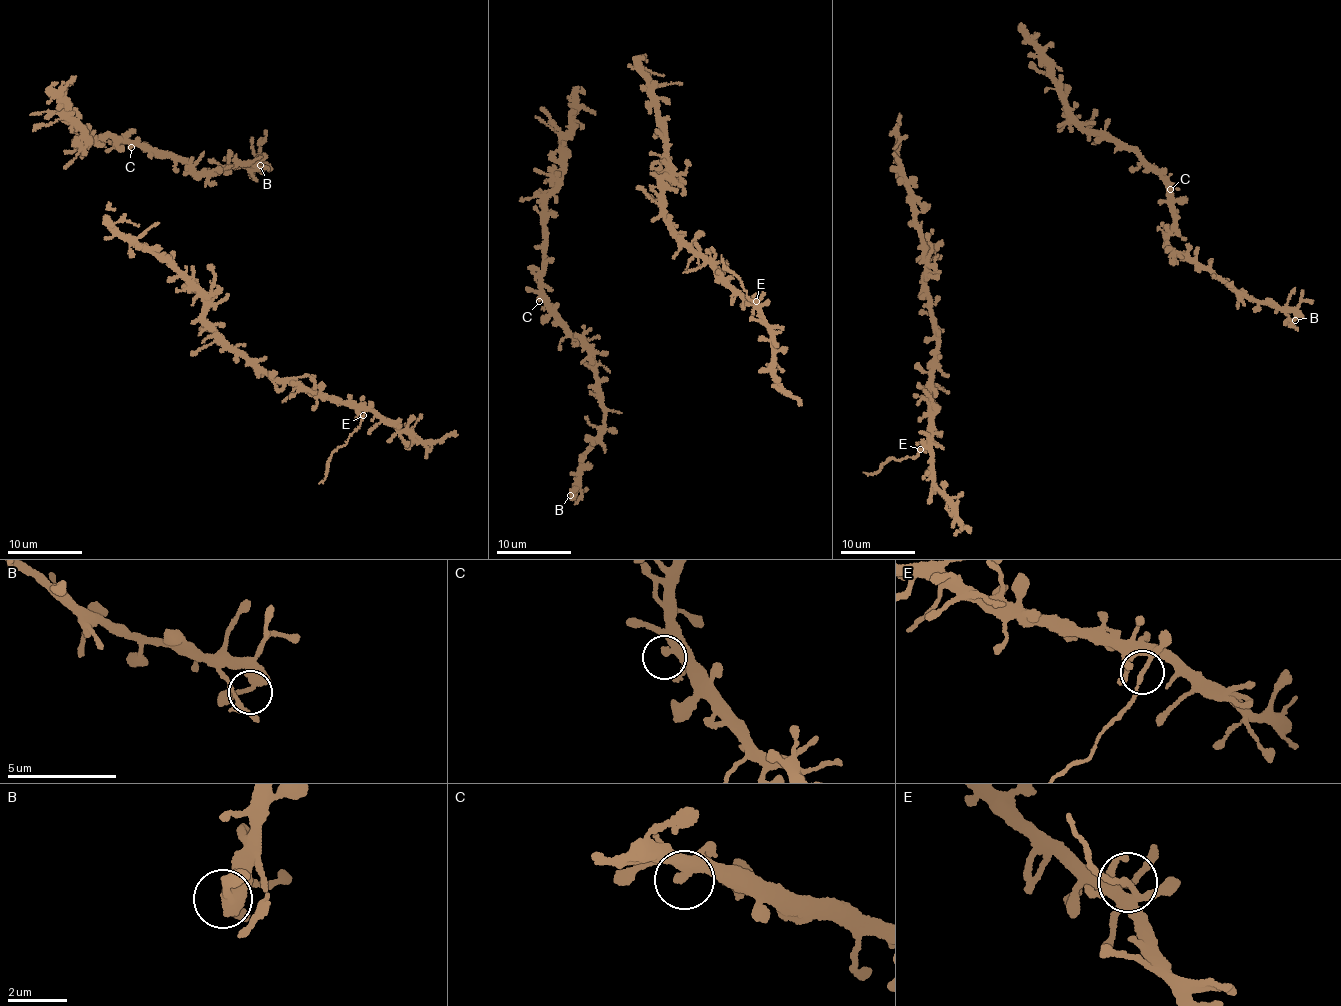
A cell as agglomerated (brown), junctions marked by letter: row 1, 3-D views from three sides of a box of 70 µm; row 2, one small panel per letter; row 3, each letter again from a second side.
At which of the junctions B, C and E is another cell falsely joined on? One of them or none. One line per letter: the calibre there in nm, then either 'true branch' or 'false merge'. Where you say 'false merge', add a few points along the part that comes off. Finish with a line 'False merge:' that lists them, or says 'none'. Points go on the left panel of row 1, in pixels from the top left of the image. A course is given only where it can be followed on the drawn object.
B: calibre 300 nm; true branch
C: calibre 260 nm; true branch
E: calibre 160 nm; false merge; course (363, 416), (357, 429), (332, 454), (327, 474), (319, 483)
False merge: E

